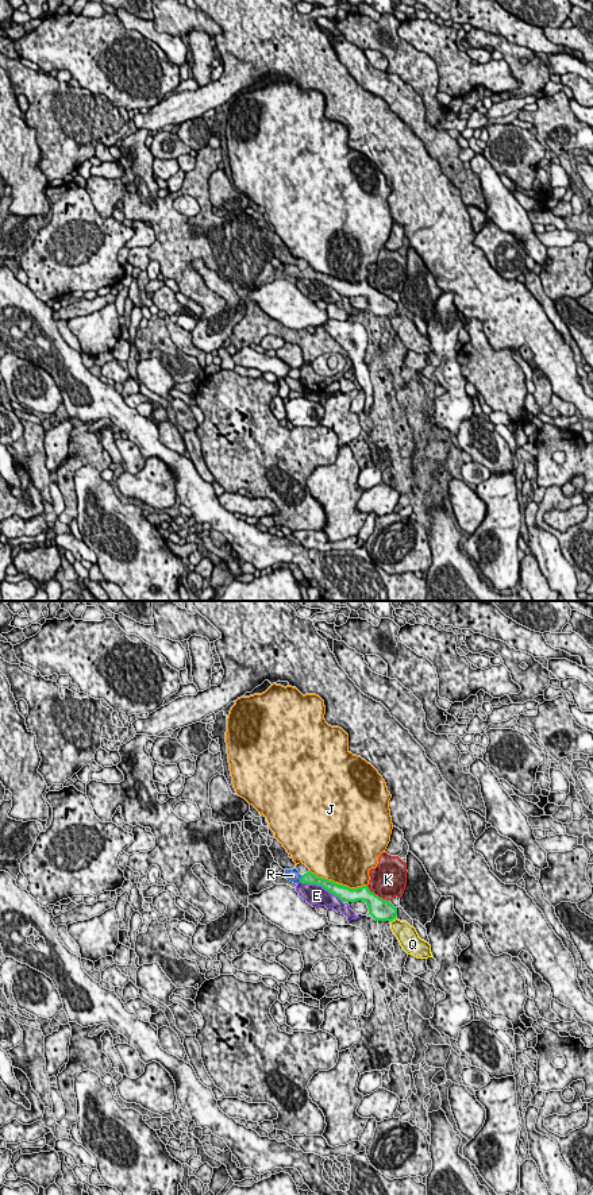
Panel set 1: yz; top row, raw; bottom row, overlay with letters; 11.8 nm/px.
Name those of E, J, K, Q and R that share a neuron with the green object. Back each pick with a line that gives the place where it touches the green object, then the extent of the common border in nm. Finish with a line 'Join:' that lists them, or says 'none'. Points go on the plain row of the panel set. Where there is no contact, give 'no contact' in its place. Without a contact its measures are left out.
R: meets green in yz at (301, 273); contact 90 nm long
Join: R

